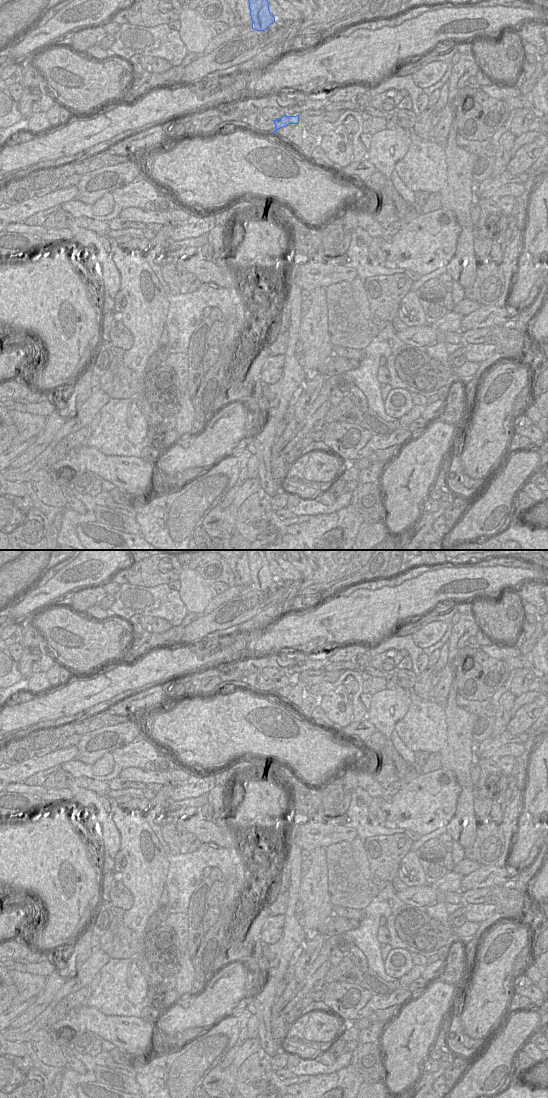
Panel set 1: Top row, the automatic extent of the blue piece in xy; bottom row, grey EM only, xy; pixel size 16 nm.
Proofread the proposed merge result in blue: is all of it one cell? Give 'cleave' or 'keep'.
cleave

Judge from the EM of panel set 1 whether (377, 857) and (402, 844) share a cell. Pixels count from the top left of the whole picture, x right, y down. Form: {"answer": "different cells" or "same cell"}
{"answer": "same cell"}

